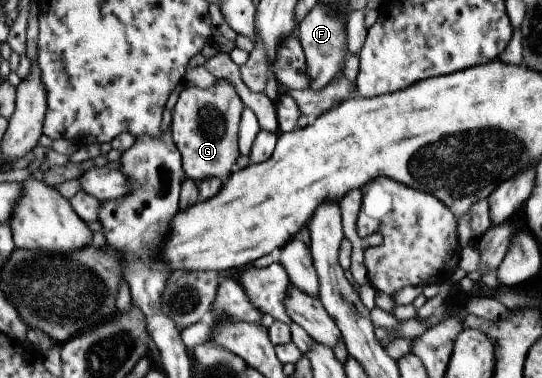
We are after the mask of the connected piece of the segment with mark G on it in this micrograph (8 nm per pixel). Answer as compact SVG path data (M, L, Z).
M222 78L206 89L185 84L171 109L168 130L181 157L181 168L186 178L195 183L207 177L226 177L239 156L237 129L244 105L234 87Z

